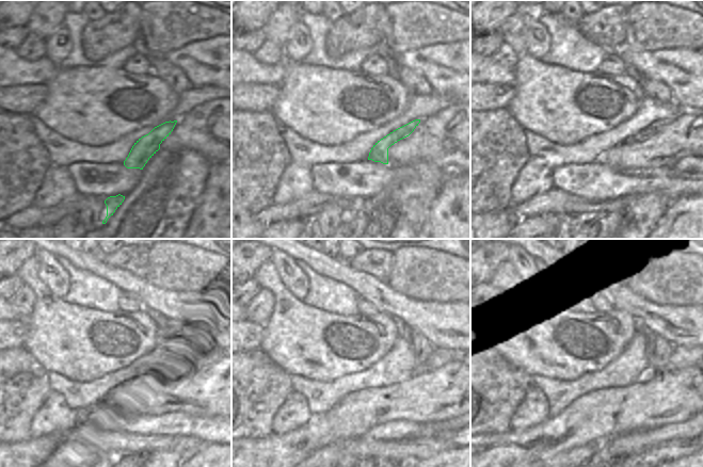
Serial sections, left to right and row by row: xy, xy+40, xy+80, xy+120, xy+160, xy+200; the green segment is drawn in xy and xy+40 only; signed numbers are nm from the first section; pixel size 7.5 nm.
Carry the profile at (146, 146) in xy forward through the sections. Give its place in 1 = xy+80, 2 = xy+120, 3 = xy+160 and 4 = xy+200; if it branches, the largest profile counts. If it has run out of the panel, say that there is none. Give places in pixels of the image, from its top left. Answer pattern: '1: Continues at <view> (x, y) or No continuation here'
1: Continues at xy+80 (651, 130)
2: Continues at xy+120 (197, 354)
3: Continues at xy+160 (441, 356)
4: Continues at xy+200 (682, 356).

